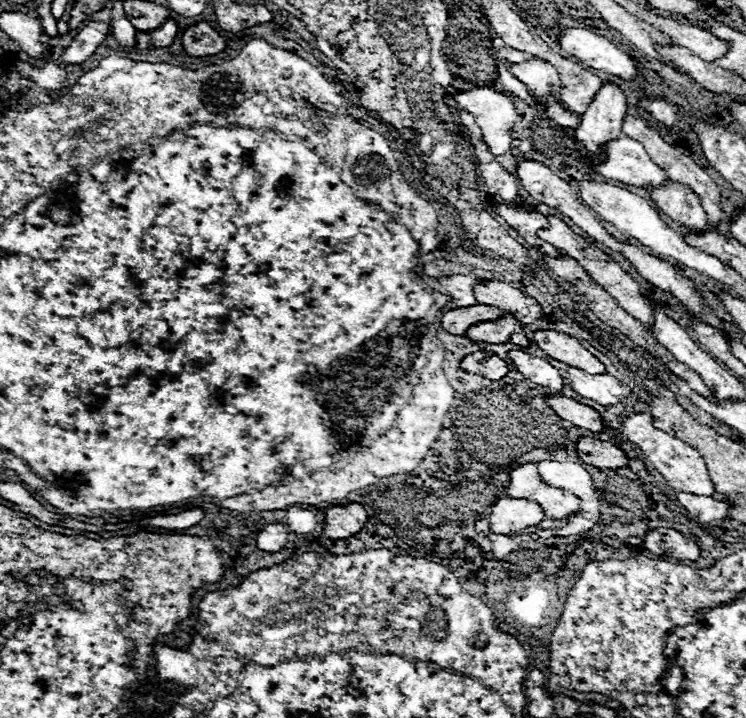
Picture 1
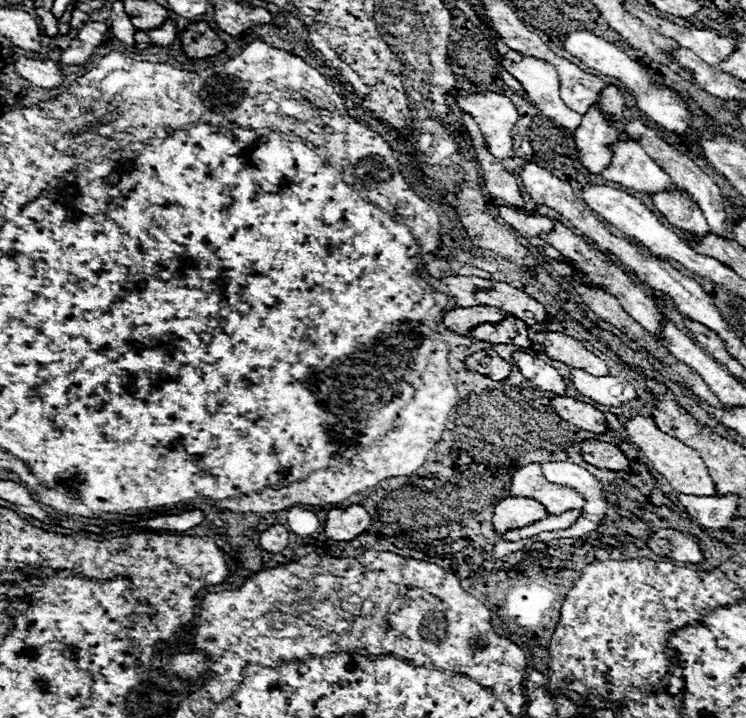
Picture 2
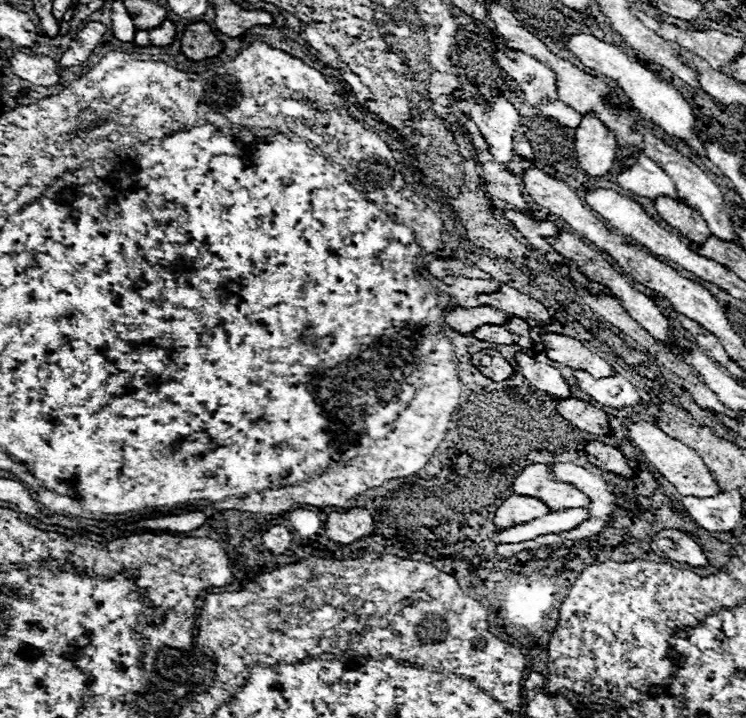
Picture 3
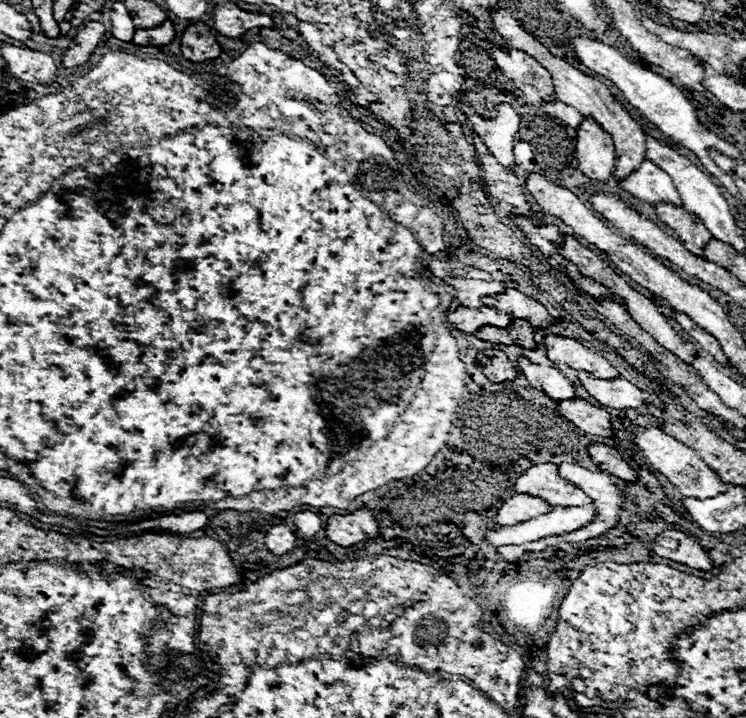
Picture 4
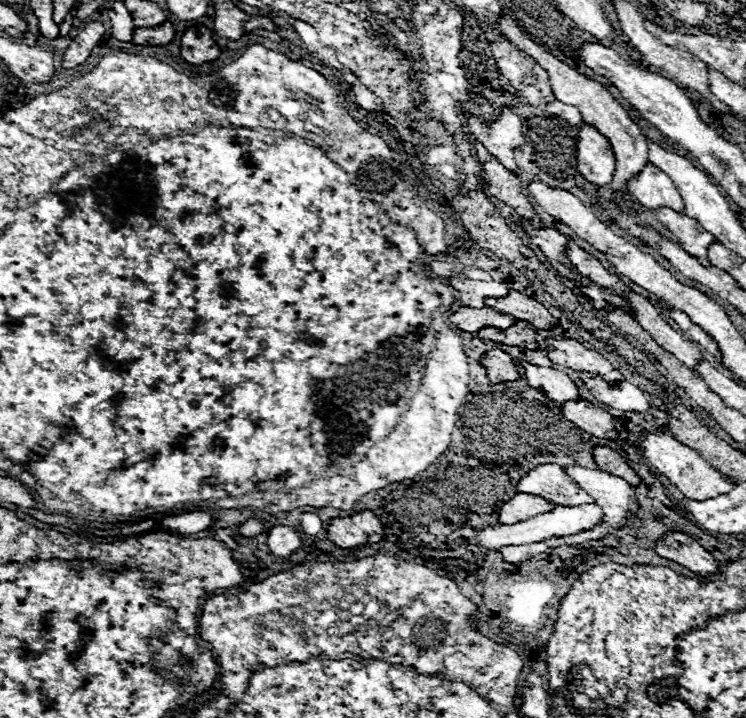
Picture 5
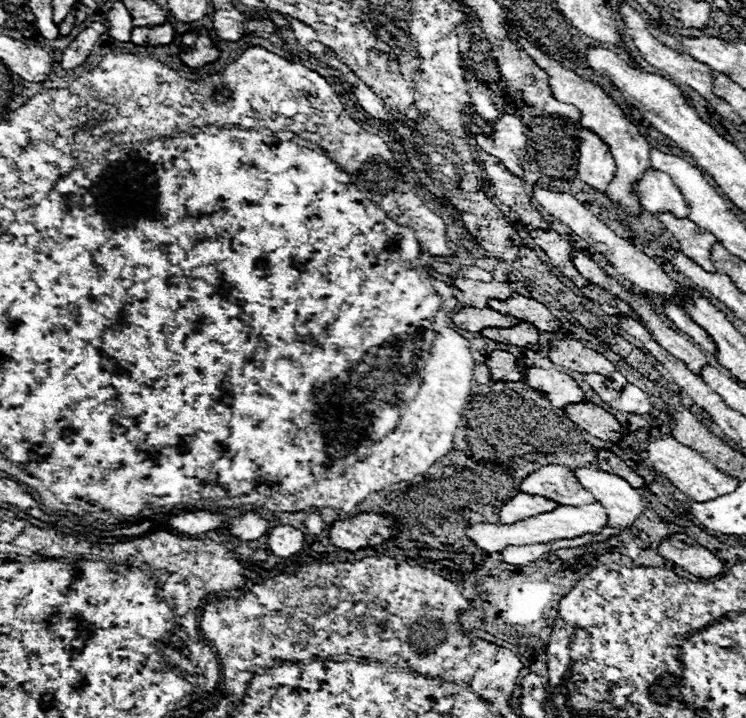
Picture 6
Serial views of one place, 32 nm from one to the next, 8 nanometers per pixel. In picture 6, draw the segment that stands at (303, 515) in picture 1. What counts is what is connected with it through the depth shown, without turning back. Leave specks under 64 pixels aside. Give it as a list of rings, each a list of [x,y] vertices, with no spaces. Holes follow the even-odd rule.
[[[310,513],[306,516],[306,520],[304,520],[304,526],[306,526],[308,534],[320,534],[320,532],[324,530],[327,525],[324,523],[319,514]]]

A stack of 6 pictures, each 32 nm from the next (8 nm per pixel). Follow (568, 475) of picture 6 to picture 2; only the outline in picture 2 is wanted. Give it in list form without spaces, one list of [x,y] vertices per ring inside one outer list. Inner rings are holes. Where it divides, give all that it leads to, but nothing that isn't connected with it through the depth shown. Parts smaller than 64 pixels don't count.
[[[538,462],[526,464],[512,474],[510,496],[528,496],[532,500],[538,500],[546,512],[554,516],[560,516],[568,510],[578,510],[584,504],[584,498],[574,490],[550,484],[542,476]]]

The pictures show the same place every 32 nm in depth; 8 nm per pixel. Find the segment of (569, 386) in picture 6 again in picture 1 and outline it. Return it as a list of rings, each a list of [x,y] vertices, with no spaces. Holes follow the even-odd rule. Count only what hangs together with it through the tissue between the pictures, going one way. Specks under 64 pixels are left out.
[[[522,350],[508,352],[508,358],[516,366],[516,370],[522,376],[526,376],[528,380],[532,380],[532,382],[536,382],[540,386],[550,386],[552,390],[562,390],[562,386],[564,386],[562,376],[546,360],[536,358],[536,356],[530,356],[530,354],[522,352]]]

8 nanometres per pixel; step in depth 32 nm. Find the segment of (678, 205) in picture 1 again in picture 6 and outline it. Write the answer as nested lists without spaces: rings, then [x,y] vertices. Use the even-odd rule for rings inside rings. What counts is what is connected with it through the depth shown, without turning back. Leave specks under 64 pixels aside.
[[[660,212],[656,216],[676,236],[686,256],[692,256],[692,260],[696,260],[702,268],[714,270],[714,264],[710,260],[710,248],[718,242],[716,236],[712,236],[704,228],[698,228],[688,218],[676,218],[672,212]]]

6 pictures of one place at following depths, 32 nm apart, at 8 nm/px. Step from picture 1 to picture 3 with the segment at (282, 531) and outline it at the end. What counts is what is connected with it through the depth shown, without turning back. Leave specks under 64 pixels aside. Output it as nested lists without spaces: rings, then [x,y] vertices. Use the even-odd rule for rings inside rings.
[[[272,526],[268,532],[262,534],[262,544],[272,554],[282,554],[292,542],[290,530],[286,526]]]

